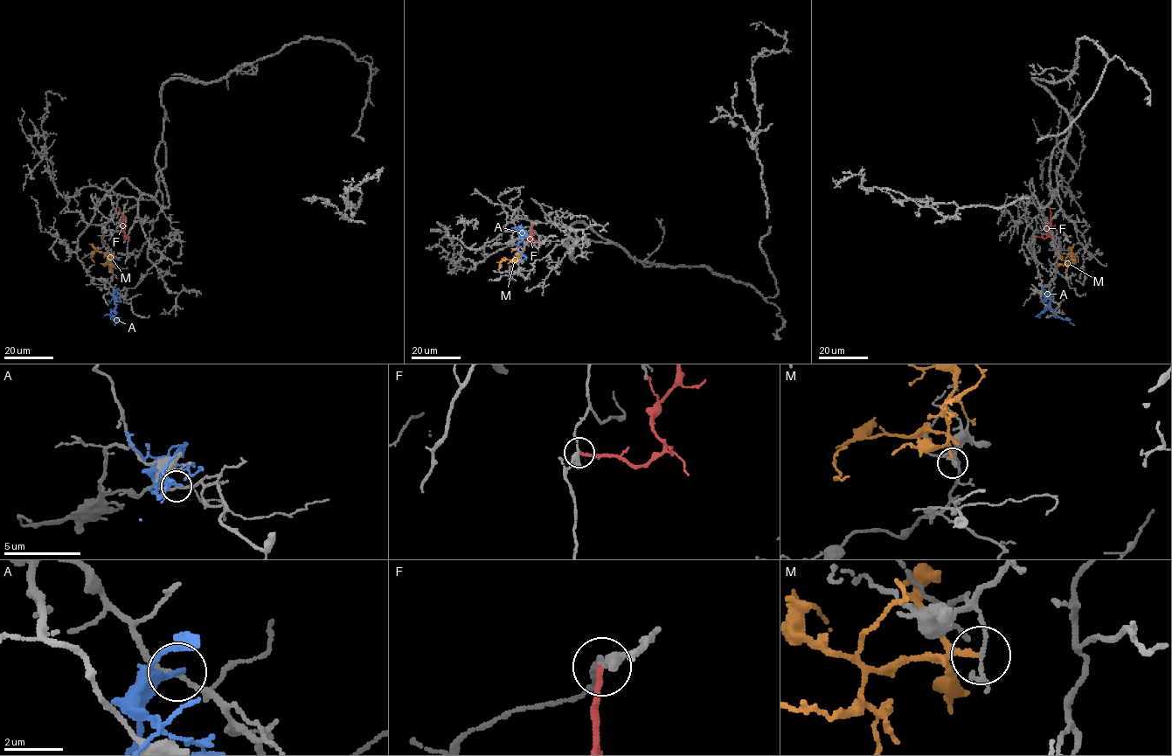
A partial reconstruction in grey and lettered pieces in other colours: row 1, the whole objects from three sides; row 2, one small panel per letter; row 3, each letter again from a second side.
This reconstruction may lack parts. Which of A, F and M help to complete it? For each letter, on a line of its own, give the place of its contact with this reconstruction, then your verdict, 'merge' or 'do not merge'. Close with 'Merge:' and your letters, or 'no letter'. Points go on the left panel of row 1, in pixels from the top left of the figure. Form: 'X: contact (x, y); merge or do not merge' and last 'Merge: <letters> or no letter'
A: contact (116, 291); do not merge
F: contact (125, 236); do not merge
M: contact (111, 260); do not merge
Merge: no letter

